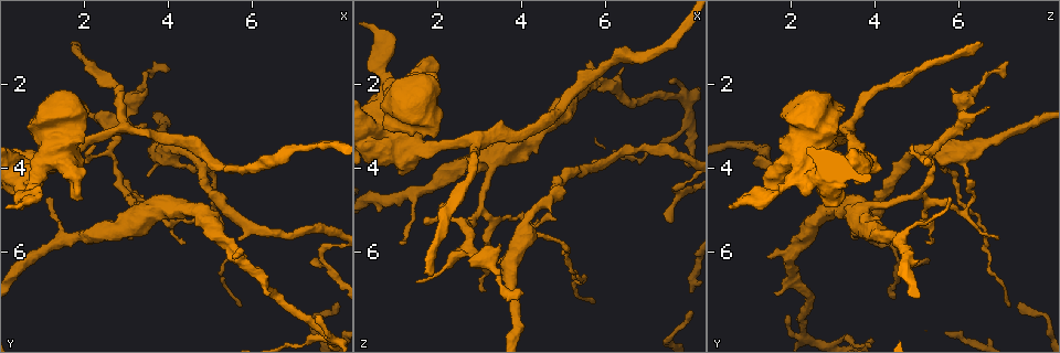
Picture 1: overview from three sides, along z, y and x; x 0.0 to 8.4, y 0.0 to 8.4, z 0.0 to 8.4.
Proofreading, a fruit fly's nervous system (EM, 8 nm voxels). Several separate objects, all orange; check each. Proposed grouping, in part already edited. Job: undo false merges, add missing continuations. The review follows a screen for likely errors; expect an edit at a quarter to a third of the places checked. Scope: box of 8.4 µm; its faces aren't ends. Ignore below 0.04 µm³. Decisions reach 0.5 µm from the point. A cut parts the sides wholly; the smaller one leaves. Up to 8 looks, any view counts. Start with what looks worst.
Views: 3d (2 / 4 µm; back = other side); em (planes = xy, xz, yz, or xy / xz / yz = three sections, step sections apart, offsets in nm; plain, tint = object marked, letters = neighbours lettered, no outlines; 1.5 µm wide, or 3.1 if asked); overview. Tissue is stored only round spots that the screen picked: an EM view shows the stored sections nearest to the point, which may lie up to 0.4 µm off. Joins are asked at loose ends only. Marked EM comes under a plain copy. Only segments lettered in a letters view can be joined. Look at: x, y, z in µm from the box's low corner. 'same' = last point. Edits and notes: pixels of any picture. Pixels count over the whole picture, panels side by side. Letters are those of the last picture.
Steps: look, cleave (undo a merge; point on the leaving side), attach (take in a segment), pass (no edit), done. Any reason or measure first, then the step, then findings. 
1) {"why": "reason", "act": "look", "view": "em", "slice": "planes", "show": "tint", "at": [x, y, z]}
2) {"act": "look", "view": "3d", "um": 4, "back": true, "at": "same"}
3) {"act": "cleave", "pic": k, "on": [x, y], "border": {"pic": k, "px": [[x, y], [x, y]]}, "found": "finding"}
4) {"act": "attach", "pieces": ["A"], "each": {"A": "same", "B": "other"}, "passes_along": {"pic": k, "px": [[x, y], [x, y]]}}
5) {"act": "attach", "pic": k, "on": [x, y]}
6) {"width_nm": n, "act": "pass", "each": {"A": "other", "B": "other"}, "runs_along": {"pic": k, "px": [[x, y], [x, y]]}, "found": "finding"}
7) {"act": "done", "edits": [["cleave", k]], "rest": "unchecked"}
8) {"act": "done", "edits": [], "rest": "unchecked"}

{"why": "an open end", "act": "look", "view": "3d", "um": 2, "at": [3.00, 5.55, 3.60]}

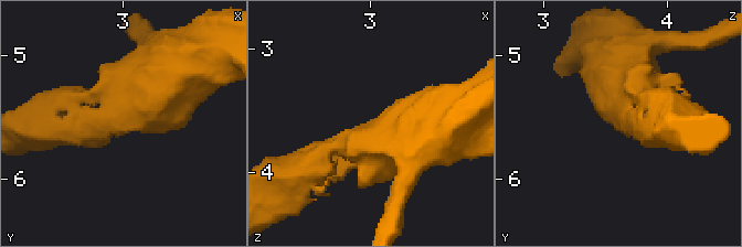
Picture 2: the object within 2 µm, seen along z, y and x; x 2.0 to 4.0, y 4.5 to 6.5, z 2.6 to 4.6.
{"why": "shape alone is not enough", "act": "look", "view": "em", "slice": "planes", "show": "tint", "at": [2.96, 5.60, 3.62]}

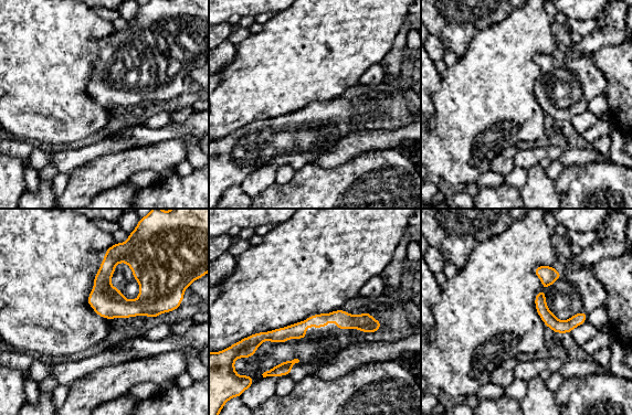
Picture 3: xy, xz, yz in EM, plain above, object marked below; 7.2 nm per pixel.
{"why": "see the neighbours", "act": "look", "view": "em", "slice": "planes", "show": "letters", "at": "same"}

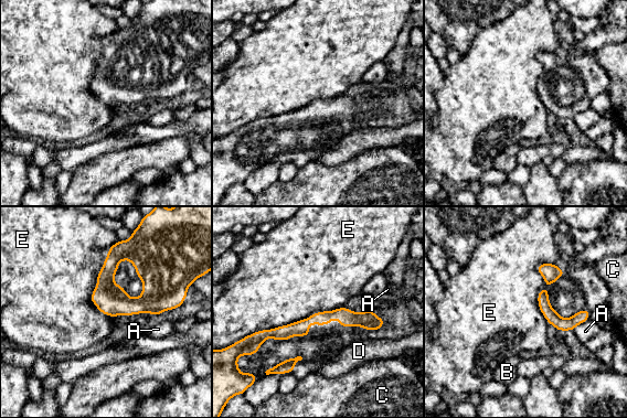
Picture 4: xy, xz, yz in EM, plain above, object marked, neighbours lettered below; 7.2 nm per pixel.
{"act": "pass", "each": {"A": "other", "B": "other", "C": "other", "D": "other", "E": "other"}, "runs_along": {"pic": 4, "px": [[381, 322], [328, 315], [256, 335]]}, "found": "none of them fits"}

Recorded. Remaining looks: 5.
{"act": "look", "view": "em", "slice": "yz", "step": 4, "show": "tint", "at": [1.90, 1.05, 6.60]}

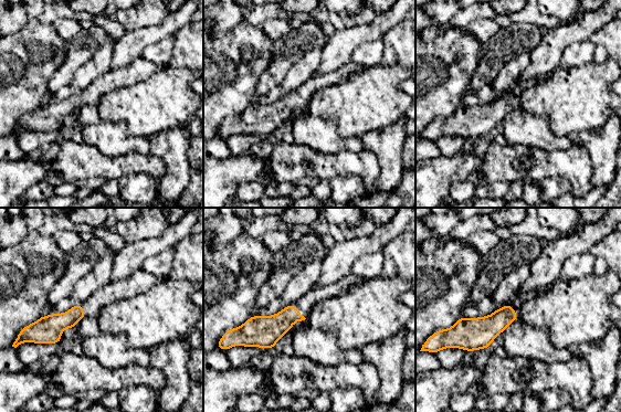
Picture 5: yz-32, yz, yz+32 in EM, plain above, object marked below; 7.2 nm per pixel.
{"act": "look", "view": "em", "slice": "planes", "show": "letters", "at": "same"}

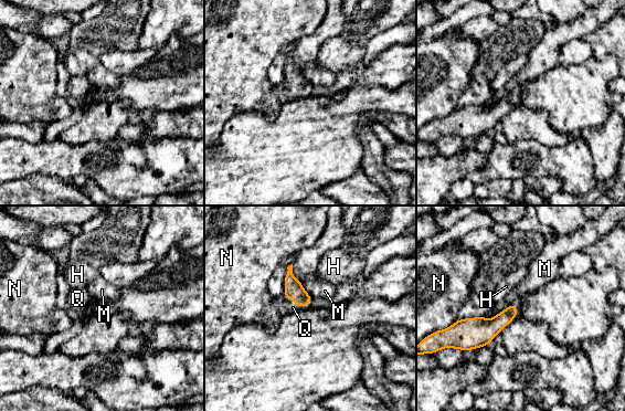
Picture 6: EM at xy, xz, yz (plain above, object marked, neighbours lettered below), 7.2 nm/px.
{"act": "attach", "pieces": ["Q"], "each": {"H": "other", "M": "other", "N": "other", "Q": "same"}, "passes_along": {"pic": 6, "px": [[294, 291], [295, 302], [293, 307]]}, "found": "it goes on there"}

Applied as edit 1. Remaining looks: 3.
{"act": "look", "view": "overview"}

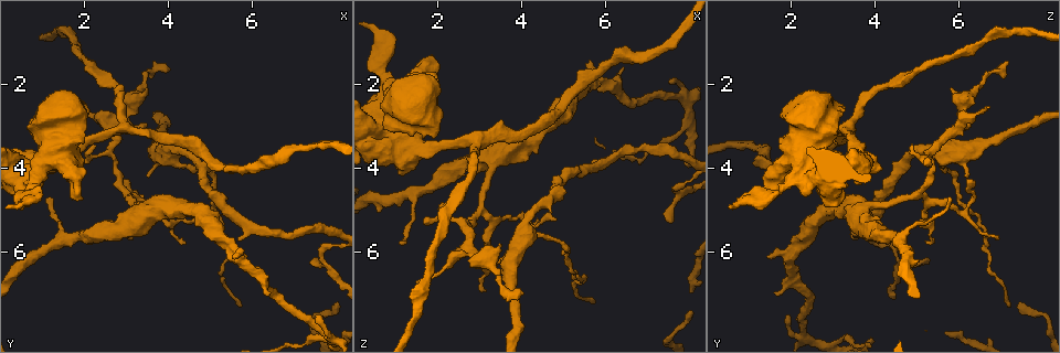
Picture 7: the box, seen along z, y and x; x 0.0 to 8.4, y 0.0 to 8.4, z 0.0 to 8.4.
{"act": "look", "view": "em", "slice": "xy", "step": 4, "show": "letters", "at": [0.80, 3.05, 3.15]}

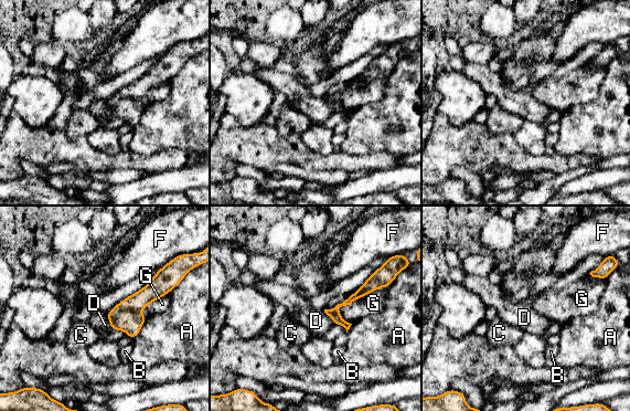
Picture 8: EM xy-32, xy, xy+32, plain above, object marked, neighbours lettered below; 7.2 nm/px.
{"act": "pass", "each": {"A": "other", "B": "other", "C": "other", "D": "other", "F": "other", "G": "other"}, "runs_along": {"pic": 8, "px": [[372, 277], [337, 308], [337, 322]]}, "found": "none of them fits"}

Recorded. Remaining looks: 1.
{"act": "done", "edits": [["attach", 6]], "rest": "unchecked"}

